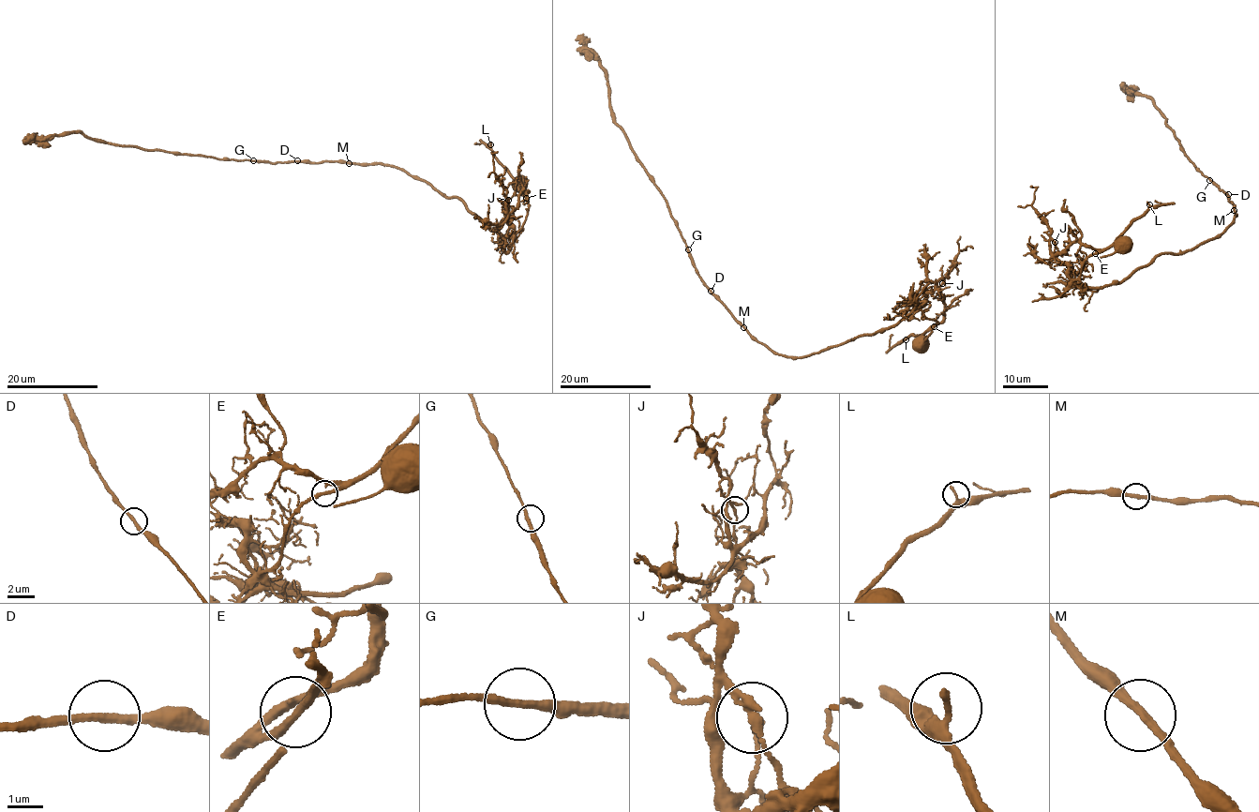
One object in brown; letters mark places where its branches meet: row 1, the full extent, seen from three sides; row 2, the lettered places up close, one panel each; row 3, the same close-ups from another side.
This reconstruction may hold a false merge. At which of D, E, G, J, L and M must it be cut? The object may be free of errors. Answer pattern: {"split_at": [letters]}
{"split_at": ["J"]}

